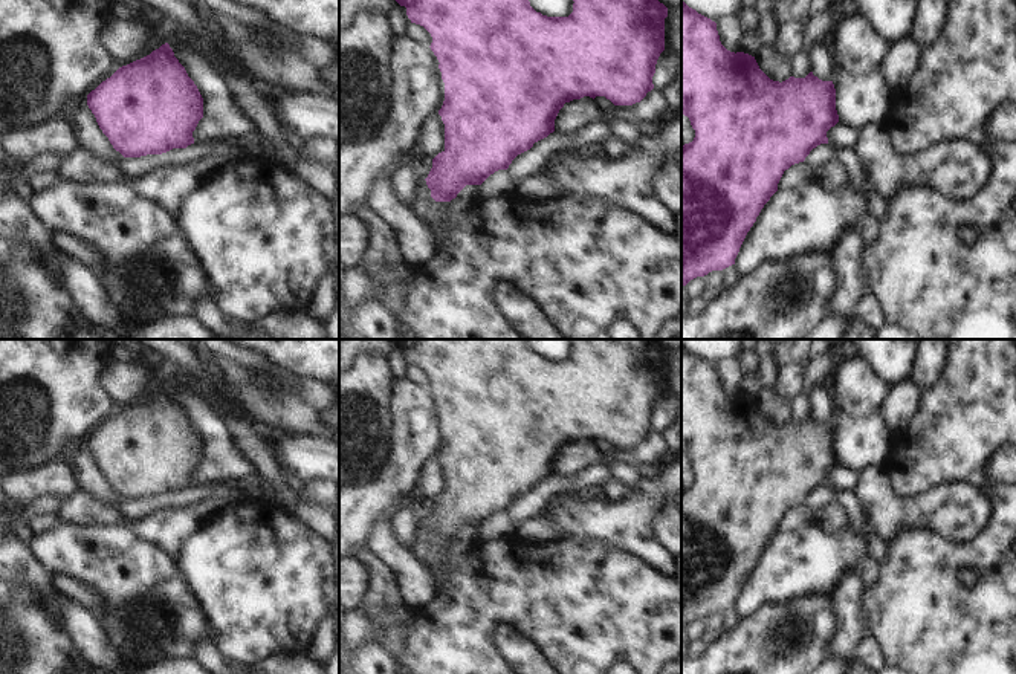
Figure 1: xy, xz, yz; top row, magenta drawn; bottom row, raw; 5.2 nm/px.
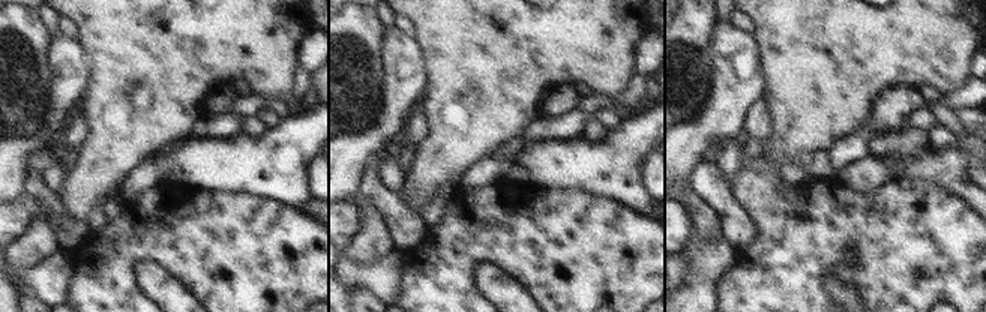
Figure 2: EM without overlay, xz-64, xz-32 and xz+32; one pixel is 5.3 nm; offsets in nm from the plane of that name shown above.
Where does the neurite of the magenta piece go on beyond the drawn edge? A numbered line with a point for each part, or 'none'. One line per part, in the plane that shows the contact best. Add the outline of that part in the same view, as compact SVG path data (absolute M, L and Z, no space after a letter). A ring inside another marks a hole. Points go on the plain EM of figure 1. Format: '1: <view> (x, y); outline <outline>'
none

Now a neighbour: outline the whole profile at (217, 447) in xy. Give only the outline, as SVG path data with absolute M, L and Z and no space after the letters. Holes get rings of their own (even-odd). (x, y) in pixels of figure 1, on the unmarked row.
M171 381L167 385L203 440L203 460L193 474L194 484L218 480L240 481L258 474L232 445L223 420L202 397L189 391L182 382Z

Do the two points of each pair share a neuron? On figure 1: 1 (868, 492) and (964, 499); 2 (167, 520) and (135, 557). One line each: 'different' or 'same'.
1: same
2: different

